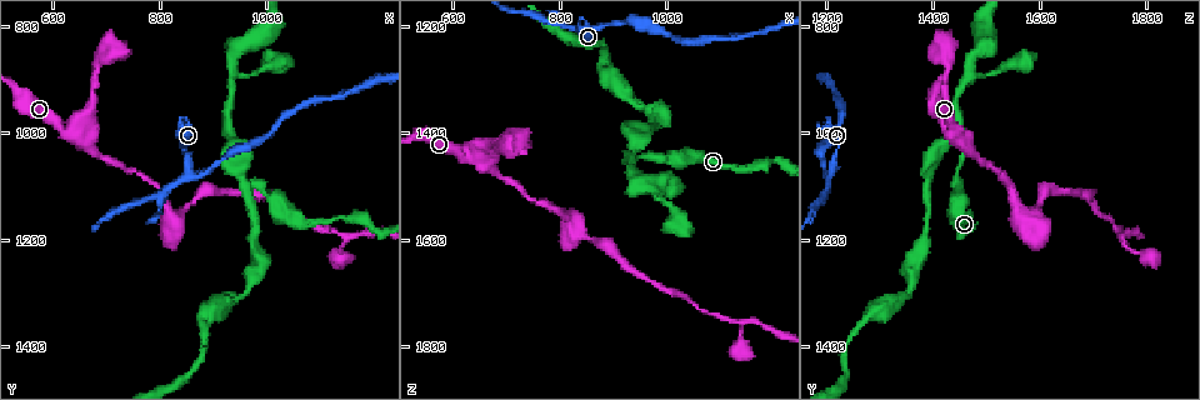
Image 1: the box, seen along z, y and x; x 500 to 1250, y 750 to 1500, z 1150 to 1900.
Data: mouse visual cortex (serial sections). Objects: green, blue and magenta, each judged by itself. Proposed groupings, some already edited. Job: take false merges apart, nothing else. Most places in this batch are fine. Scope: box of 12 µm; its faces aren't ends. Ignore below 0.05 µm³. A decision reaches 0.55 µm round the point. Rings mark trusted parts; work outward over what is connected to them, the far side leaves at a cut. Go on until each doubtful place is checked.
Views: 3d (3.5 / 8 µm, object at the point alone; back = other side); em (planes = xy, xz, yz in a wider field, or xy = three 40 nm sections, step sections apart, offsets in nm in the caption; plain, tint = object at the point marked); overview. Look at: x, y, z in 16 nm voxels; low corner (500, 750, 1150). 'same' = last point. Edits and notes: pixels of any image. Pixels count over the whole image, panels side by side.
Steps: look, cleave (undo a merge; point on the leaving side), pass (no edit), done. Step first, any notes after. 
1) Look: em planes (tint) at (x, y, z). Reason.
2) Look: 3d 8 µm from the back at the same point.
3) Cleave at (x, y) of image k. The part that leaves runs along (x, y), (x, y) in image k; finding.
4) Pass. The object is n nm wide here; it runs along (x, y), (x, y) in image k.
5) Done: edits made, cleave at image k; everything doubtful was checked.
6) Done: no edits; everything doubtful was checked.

Look: 3d 8 µm at (820, 1160, 1560). Abrupt turn.

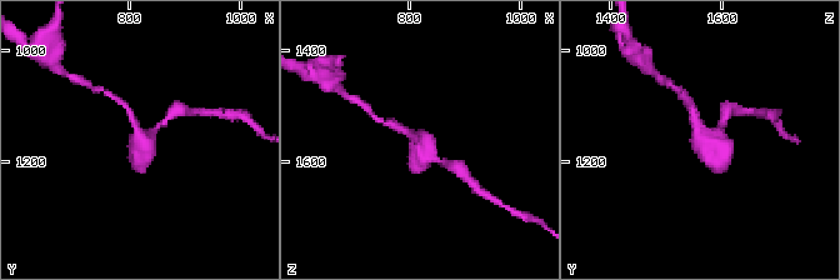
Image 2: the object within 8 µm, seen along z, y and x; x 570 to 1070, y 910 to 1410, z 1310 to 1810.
Look: 3d 3.5 µm at (815, 1160, 1570). Closer look.

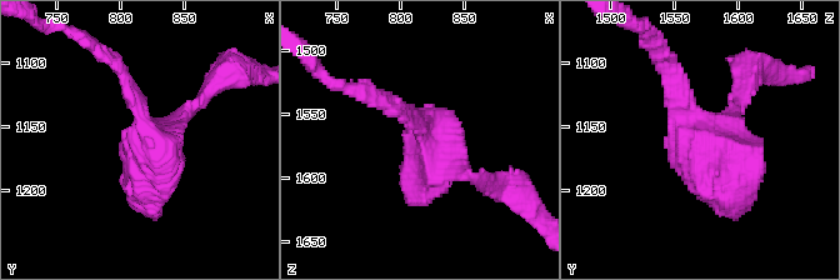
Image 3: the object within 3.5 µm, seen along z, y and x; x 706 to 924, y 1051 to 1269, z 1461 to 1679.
Look: em xy step 1 (tint) at (818, 1158, 1566). Shape alone is not enough.

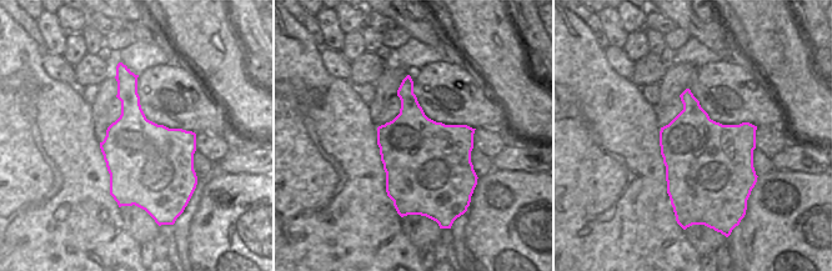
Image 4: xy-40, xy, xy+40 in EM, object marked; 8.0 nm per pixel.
Pass. It runs along (406, 119), (490, 183) in image 3; continuous, no second cell.

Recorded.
Look: 3d 8 µm from the back at (925, 1000, 1445). Calibre changes.

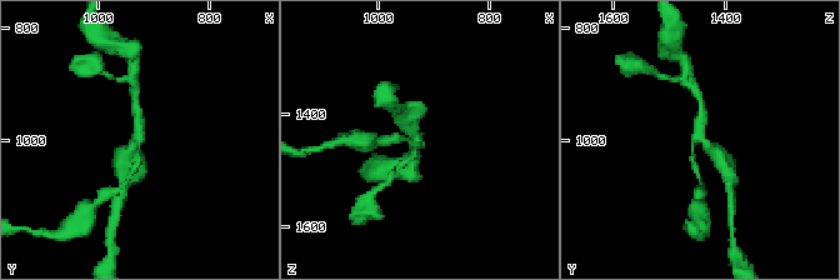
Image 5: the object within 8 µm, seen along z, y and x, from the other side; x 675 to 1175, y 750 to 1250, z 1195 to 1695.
Look: 3d 3.5 µm from the back at (925, 995, 1450). Closer look.

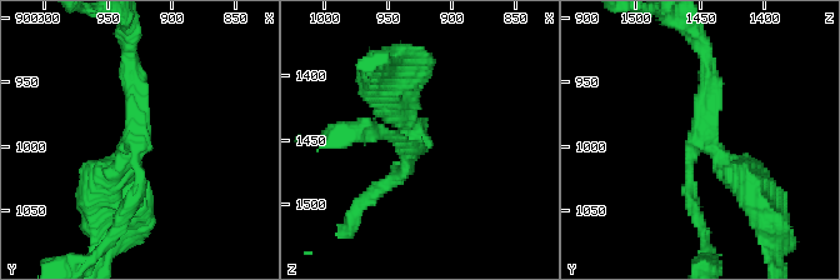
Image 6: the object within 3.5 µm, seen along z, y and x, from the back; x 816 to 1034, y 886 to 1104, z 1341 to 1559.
Pass. 3 arms meet here; it runs along (401, 141), (420, 150), (385, 86) in image 6; continuous, no second cell.

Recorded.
Look: 3d 3.5 µm at (855, 1070, 1210). Branch point.

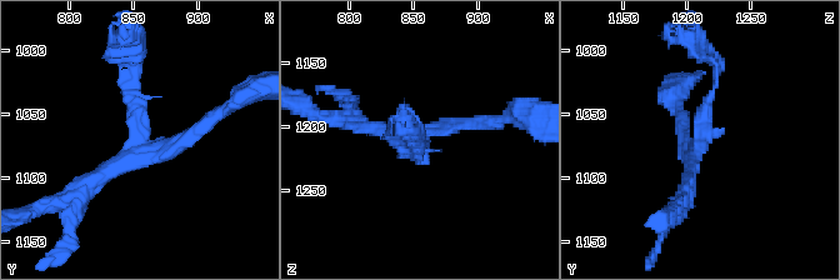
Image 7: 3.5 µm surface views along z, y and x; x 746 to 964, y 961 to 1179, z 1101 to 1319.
Look: em planes (plain) at (854, 1070, 1210). Now the EM.

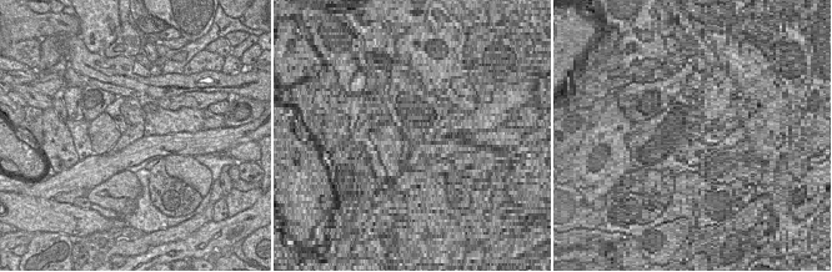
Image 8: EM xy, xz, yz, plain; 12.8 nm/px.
Look: em planes (tint) at the same point. With the object marked.

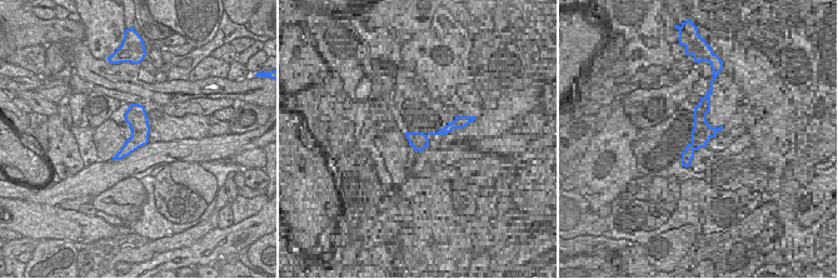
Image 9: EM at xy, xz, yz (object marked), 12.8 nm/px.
Pass. The arms are 100, 150, 200 nm wide; it runs along (133, 66), (148, 150), (205, 124) in image 7; all the same cell.

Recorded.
Look: 3d 3.5 µm at (1145, 1195, 1755). Thick turns thin.

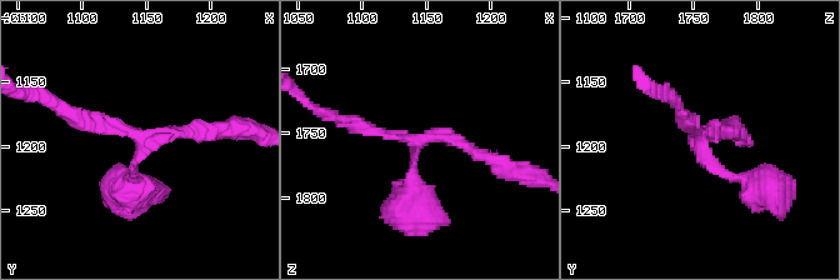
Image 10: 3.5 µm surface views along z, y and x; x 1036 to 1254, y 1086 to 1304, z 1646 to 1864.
Look: em xy step 1 (tint) at (1146, 1194, 1754). 3 arms meet here; the arms are 150, 150, 200 nm wide.

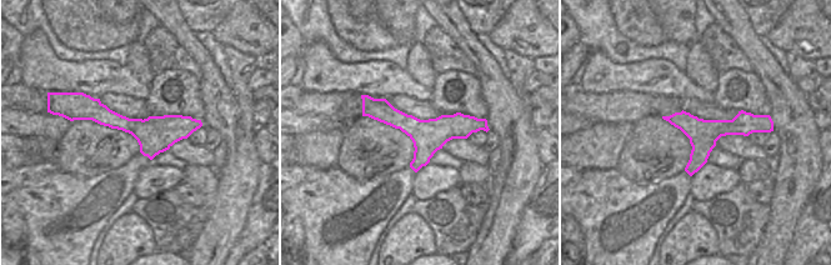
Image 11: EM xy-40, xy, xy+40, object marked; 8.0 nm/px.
Pass. One cell here.

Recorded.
Done: no edits; everything doubtful was checked.

